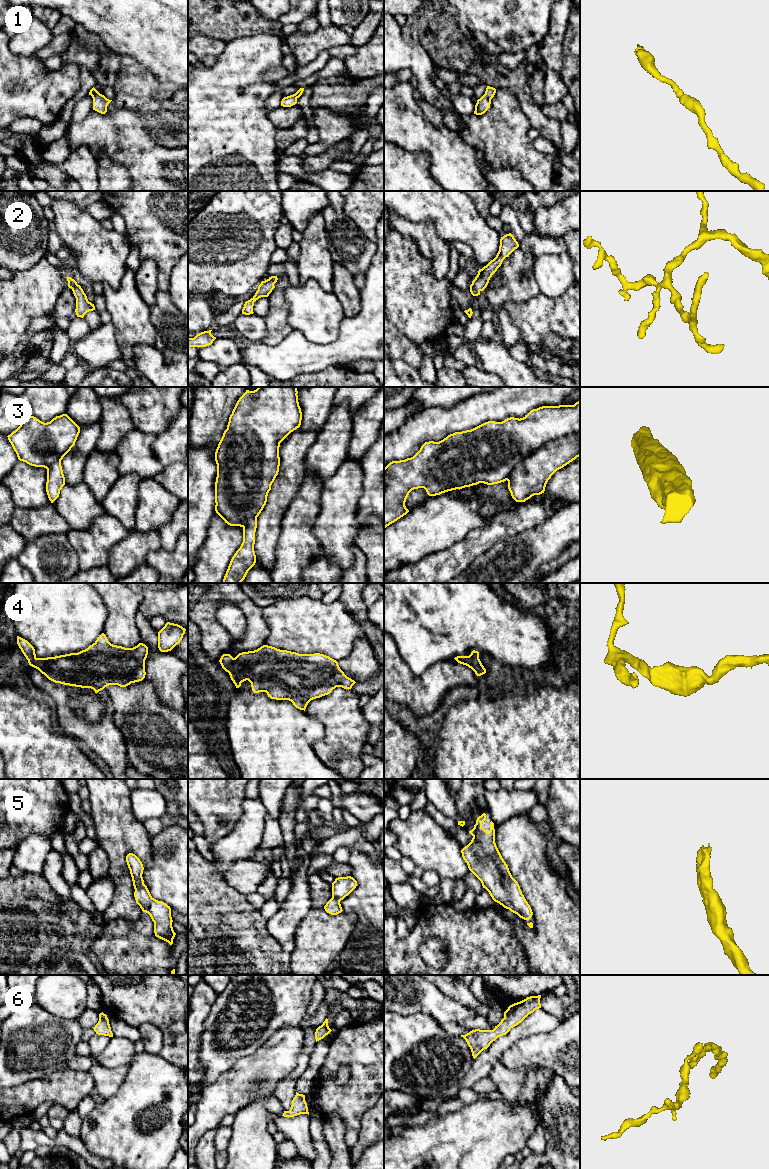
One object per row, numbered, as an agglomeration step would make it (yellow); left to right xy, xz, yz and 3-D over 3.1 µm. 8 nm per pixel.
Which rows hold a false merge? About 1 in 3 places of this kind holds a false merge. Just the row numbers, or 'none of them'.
none of them

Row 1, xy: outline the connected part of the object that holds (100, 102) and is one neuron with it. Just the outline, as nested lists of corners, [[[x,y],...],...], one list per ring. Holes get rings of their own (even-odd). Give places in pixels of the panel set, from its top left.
[[[94,87],[90,90],[89,95],[93,98],[93,110],[105,114],[107,112],[107,106],[112,100],[100,94]]]

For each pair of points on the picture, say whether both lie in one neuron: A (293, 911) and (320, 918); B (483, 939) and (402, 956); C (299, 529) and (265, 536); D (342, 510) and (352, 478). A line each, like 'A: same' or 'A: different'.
A: different
B: same
C: different
D: same

